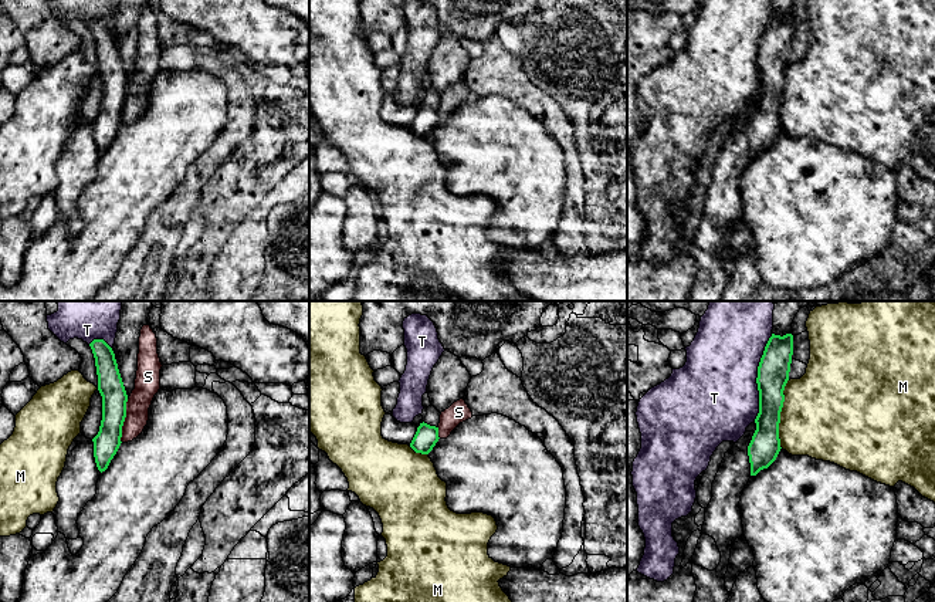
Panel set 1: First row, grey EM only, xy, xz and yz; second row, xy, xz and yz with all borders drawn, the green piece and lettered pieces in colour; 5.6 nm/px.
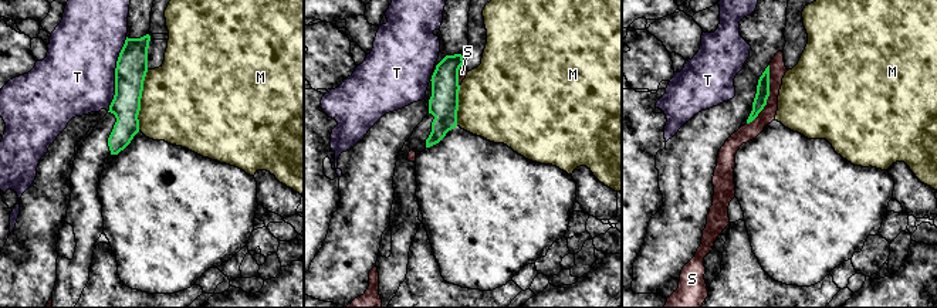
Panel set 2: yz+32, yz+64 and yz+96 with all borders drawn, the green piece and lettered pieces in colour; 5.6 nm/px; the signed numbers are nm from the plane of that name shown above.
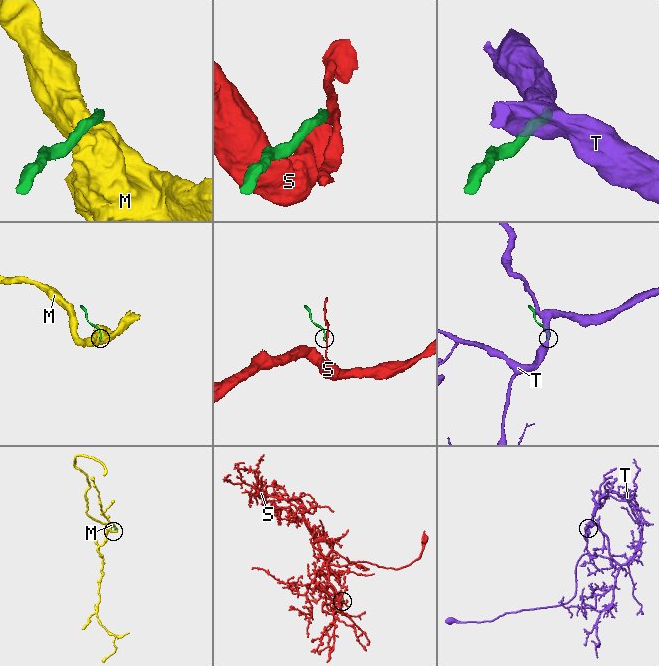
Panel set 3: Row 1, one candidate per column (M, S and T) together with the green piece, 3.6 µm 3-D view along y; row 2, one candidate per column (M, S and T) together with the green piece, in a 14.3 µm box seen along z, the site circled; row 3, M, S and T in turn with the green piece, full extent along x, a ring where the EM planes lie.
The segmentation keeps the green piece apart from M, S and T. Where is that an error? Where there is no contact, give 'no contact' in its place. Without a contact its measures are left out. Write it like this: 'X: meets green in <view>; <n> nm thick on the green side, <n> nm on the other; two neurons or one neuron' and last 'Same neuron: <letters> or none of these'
M: meets green in yz; 180 nm thick on the green side, 480 nm on the other; two neurons
S: meets green in xy; 150 nm thick on the green side, 140 nm on the other; two neurons
T: meets green in yz; 180 nm thick on the green side, 480 nm on the other; two neurons
Same neuron: none of these

